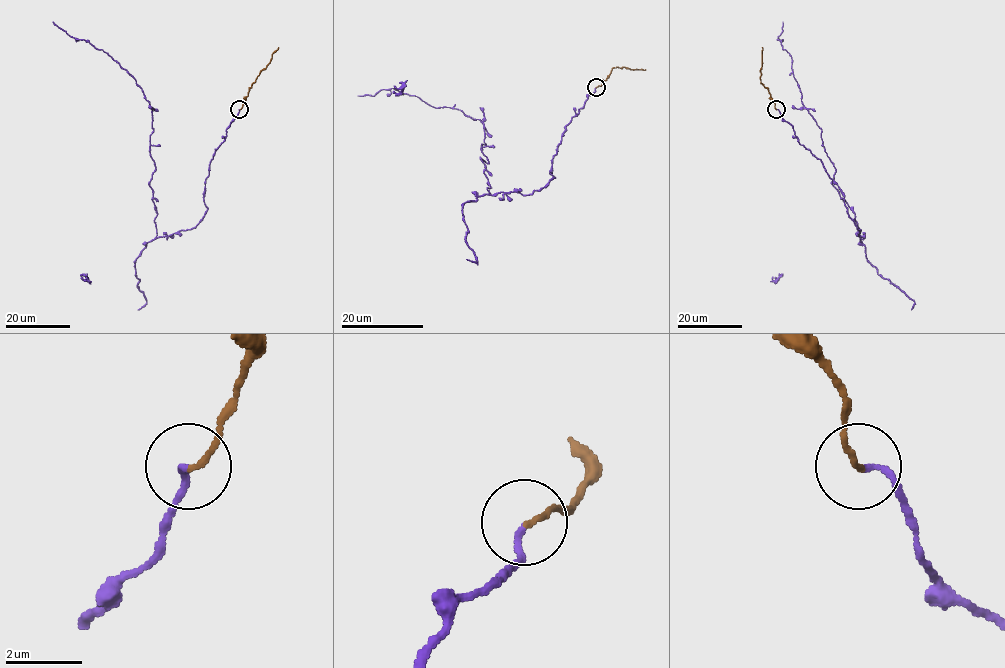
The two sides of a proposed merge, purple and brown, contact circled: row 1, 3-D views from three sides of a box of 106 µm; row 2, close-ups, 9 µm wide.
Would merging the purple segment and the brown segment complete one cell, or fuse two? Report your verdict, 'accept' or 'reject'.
accept

